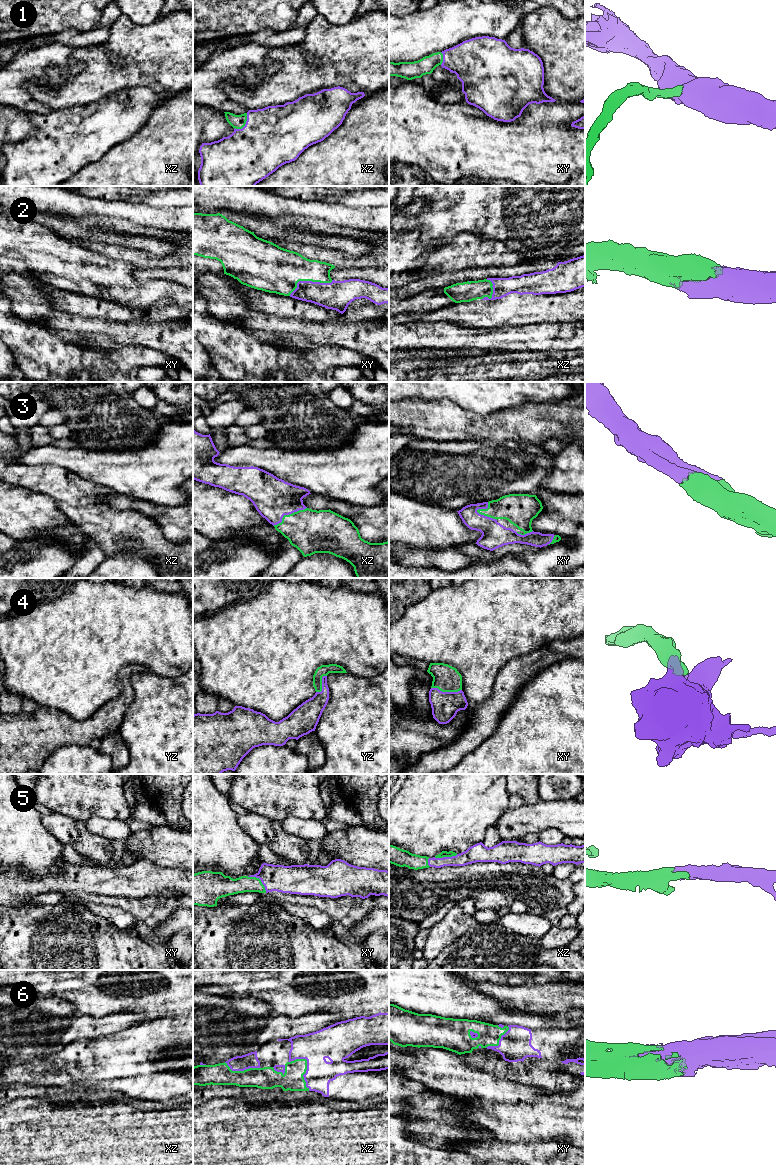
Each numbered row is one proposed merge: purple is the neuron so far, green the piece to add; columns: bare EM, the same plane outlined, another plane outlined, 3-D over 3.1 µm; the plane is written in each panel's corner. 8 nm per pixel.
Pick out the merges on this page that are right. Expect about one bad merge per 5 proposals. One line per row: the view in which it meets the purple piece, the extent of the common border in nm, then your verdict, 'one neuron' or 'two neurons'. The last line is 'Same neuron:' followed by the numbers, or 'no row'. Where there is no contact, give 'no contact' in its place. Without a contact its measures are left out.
1: contact in xz; length 170 nm; one neuron
2: contact in xy; length 380 nm; one neuron
3: contact in xz; length 300 nm; one neuron
4: contact in xy; length 240 nm; one neuron
5: contact in xy; length 200 nm; one neuron
6: contact in xz; length 300 nm; one neuron
Same neuron: 1, 2, 3, 4, 5, 6

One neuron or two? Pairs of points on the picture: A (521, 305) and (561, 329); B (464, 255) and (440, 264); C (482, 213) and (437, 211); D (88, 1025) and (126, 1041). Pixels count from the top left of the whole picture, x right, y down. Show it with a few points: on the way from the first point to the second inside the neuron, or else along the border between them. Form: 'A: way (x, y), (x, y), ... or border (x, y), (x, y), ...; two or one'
A: border (573, 320), (526, 323); two
B: way (458, 255), (446, 258); one
C: way (471, 213), (448, 213); one
D: border (131, 1026), (116, 1032), (86, 1039); two

